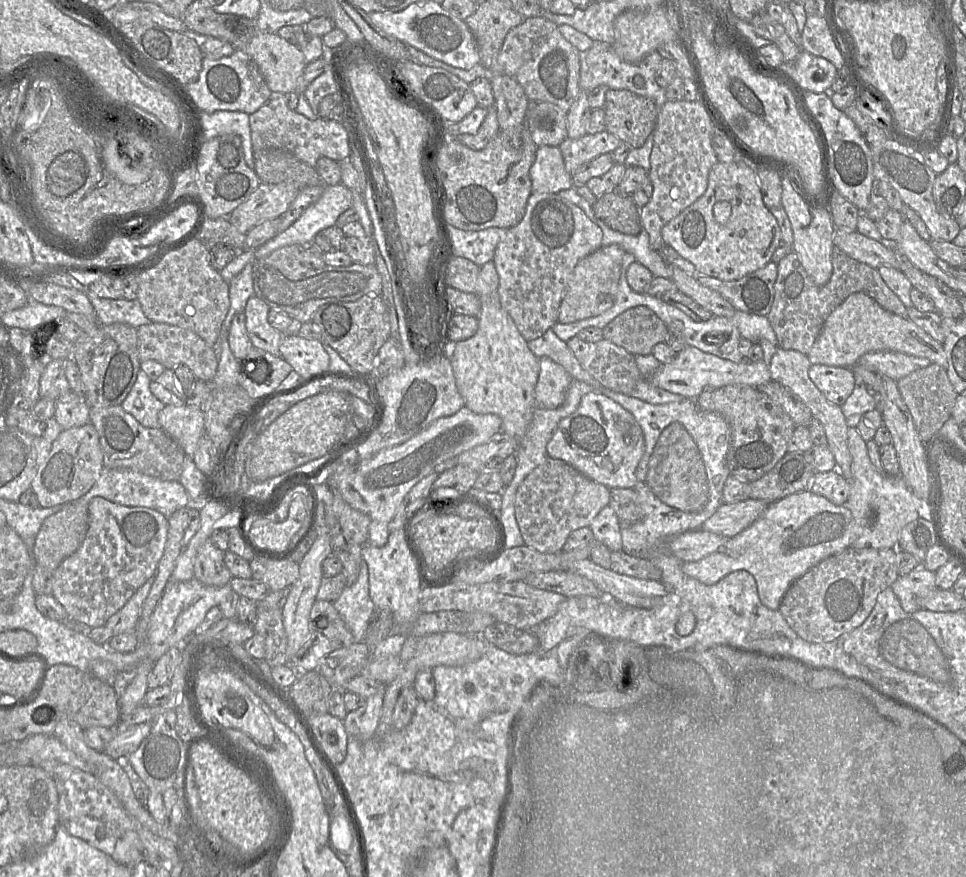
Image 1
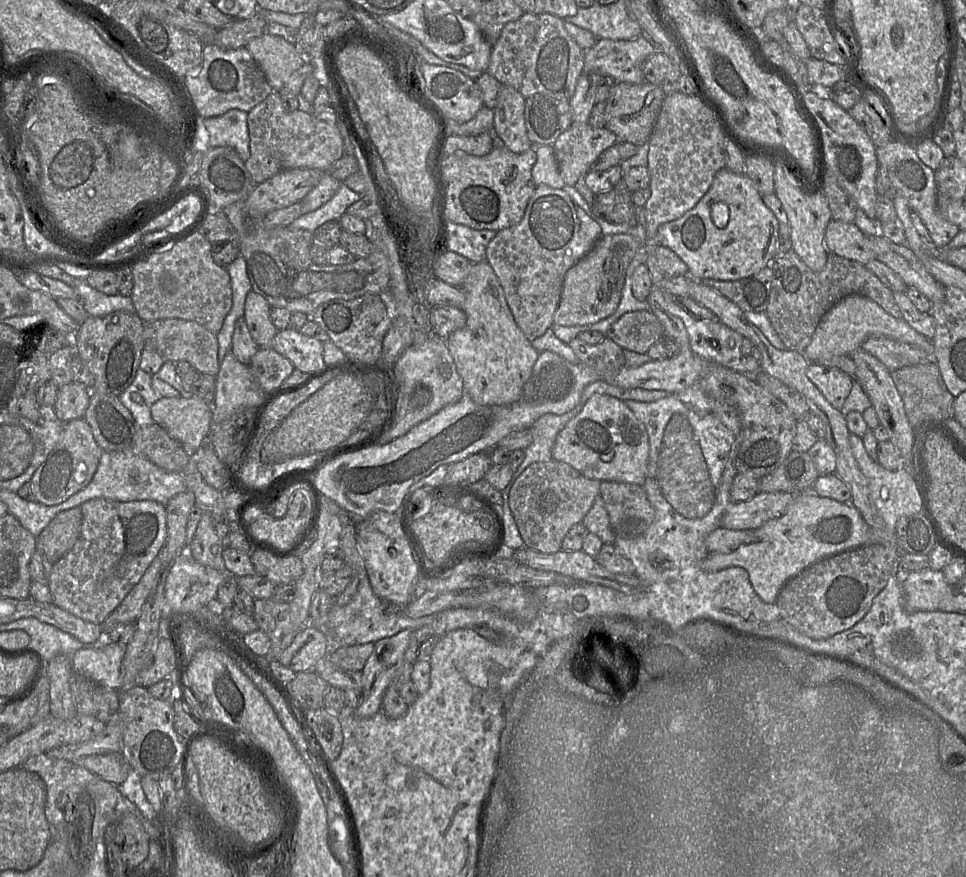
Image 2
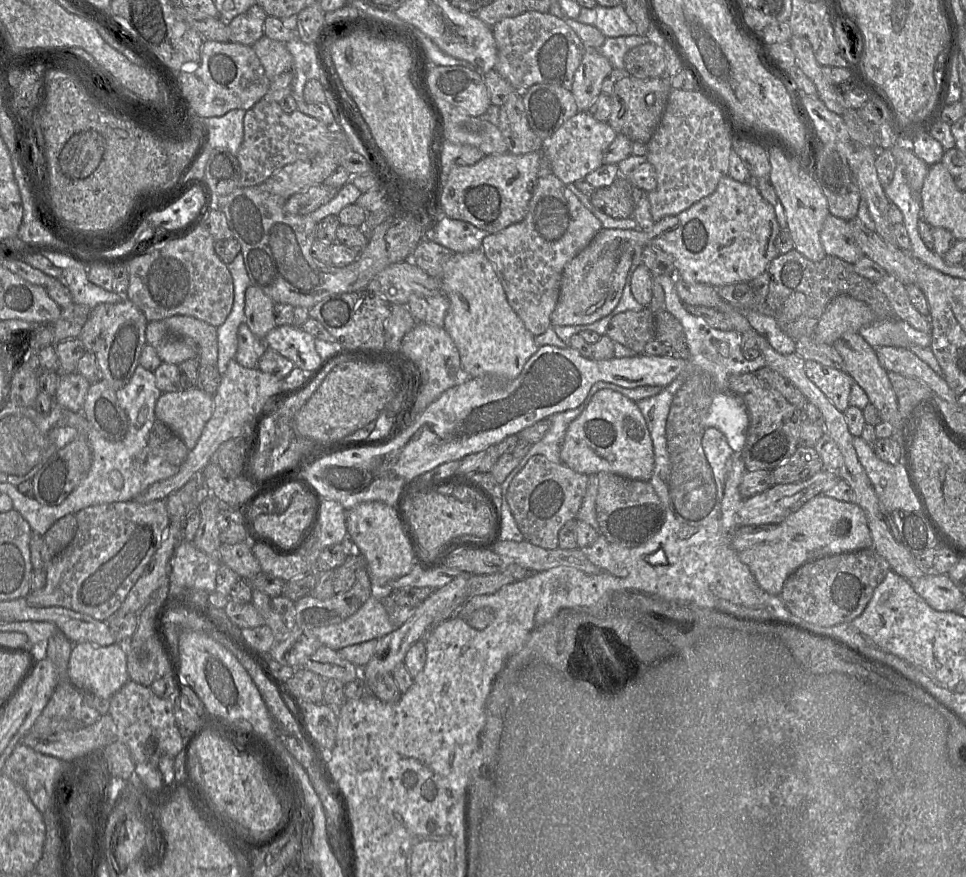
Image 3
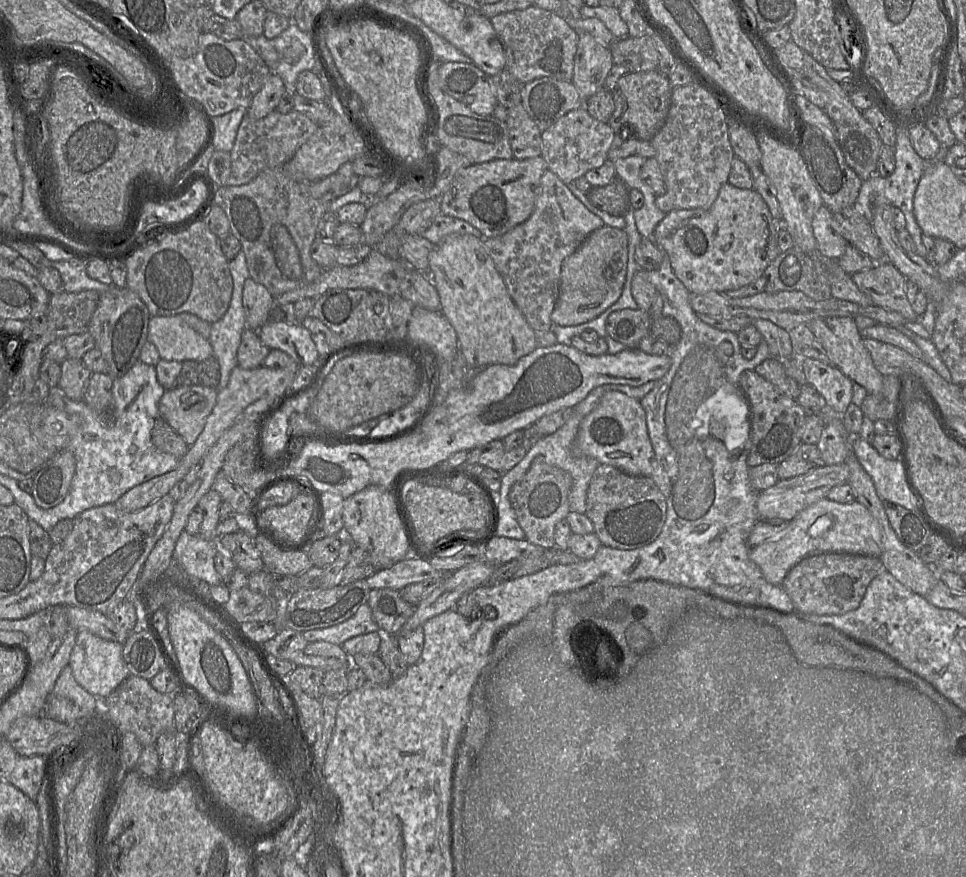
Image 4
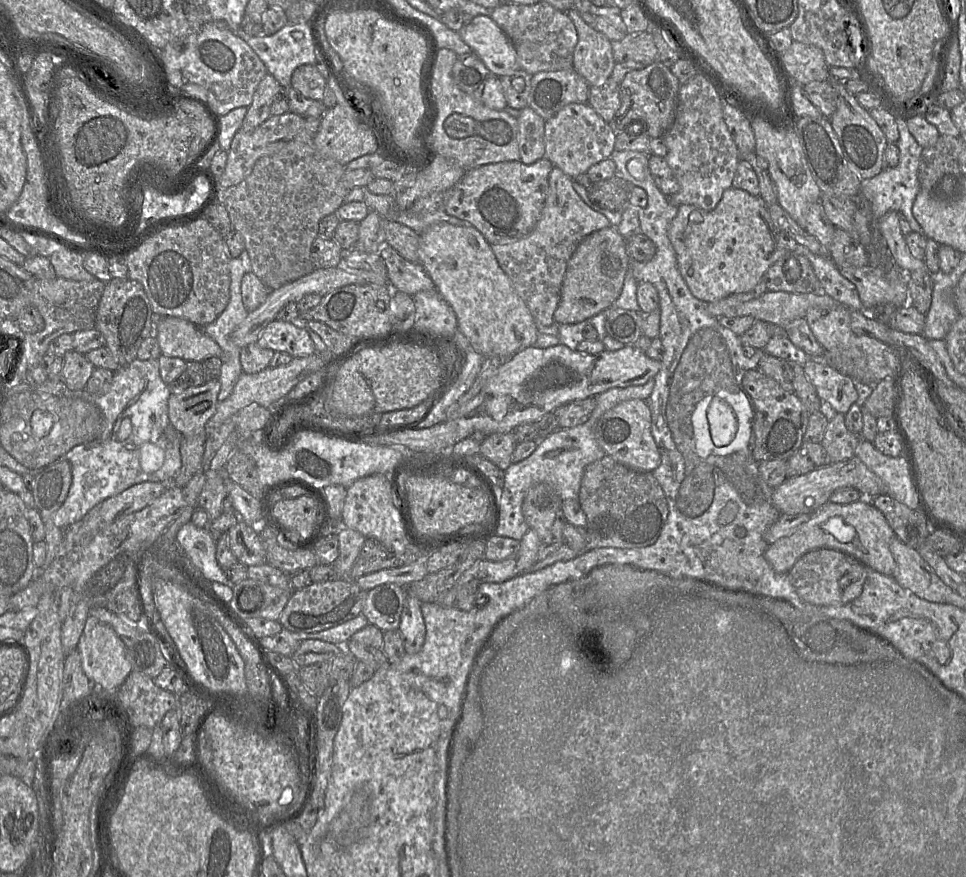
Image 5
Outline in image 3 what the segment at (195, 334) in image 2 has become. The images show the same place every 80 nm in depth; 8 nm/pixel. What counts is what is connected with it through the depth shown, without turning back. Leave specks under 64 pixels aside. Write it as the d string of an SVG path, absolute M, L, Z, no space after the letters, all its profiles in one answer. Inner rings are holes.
M174 315L163 319L168 332L174 336L188 338L198 347L199 365L217 366L217 328L191 316Z

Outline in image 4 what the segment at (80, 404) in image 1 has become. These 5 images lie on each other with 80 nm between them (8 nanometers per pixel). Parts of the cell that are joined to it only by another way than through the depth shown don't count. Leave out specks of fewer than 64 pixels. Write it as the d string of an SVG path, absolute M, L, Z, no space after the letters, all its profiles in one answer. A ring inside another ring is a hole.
M66 358L61 363L58 386L69 399L80 401L83 399L85 388L92 374L82 359Z

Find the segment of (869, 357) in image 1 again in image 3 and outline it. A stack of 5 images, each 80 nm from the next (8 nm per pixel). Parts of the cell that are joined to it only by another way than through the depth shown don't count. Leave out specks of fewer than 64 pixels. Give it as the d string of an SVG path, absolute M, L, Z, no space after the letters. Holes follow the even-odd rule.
M877 319L863 326L859 334L874 349L882 346L908 349L913 344L931 346L931 333L919 331L901 319Z

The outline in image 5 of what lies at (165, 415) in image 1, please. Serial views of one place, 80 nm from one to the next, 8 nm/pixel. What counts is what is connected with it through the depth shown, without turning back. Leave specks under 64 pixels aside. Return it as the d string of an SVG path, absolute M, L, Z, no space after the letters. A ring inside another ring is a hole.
M219 379L206 381L203 385L172 392L168 399L168 417L182 436L193 436L205 429L217 408L221 389Z

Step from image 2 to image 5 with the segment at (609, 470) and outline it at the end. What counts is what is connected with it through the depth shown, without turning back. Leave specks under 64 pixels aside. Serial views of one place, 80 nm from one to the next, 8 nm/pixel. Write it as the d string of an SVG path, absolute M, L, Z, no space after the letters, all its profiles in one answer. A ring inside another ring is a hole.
M632 399L608 410L595 426L595 437L606 455L617 462L640 472L652 472L661 463L651 431L652 416L647 400Z

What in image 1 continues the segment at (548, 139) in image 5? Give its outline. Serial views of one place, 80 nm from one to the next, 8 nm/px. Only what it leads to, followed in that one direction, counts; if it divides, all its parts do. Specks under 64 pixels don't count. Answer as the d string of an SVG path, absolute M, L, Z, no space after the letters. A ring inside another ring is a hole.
M604 130L594 134L586 133L578 139L567 137L558 147L563 156L565 168L573 174L585 162L613 152L621 142L618 137Z

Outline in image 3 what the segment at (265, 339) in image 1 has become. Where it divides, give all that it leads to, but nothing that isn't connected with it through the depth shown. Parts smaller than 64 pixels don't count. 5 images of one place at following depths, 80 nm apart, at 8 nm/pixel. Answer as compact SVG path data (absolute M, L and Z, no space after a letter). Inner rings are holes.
M250 285L245 291L245 324L257 338L263 340L276 327L273 300L259 287Z

